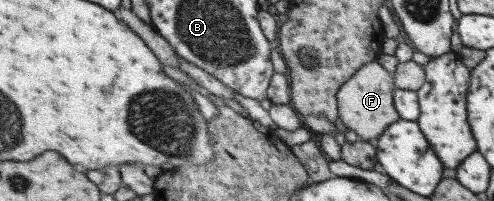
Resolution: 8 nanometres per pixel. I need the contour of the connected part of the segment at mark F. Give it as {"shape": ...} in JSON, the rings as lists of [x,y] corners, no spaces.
{"shape":[[[377,60],[362,64],[336,92],[338,118],[347,130],[353,130],[360,140],[377,138],[389,124],[400,119],[392,101],[394,91],[392,74]]]}

